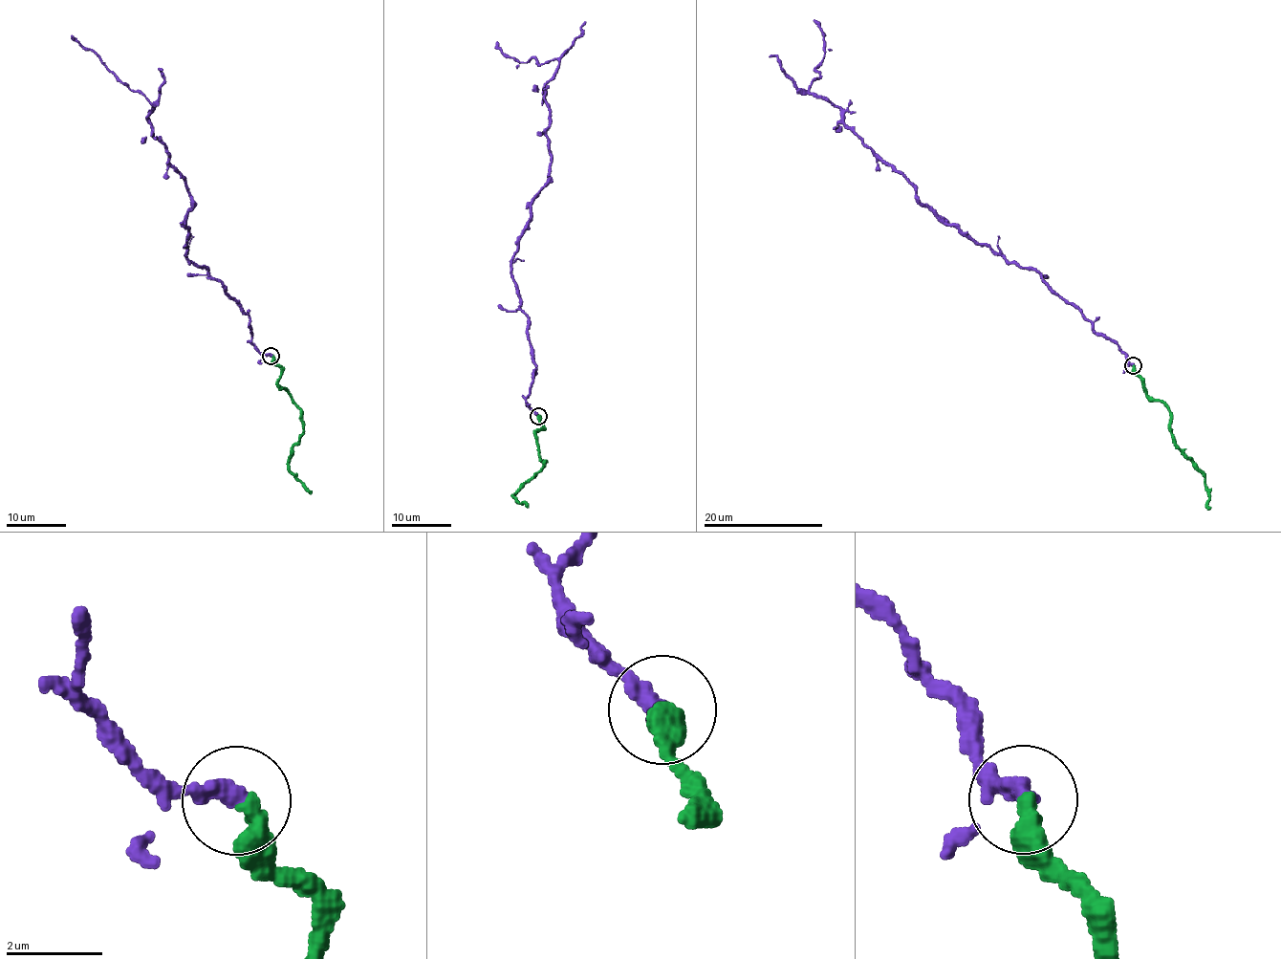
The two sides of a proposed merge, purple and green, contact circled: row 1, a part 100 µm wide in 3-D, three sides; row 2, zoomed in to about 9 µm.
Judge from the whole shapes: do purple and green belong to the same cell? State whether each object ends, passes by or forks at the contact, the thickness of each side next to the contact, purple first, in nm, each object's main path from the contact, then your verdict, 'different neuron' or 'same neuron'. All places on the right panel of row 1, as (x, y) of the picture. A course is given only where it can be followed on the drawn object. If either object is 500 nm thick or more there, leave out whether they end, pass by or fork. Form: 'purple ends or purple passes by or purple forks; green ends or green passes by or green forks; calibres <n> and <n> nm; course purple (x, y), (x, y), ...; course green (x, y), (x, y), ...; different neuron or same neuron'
purple ends; green ends; calibres 400 and 400 nm; course purple (1133, 365), (1034, 270), (1008, 262), (945, 225), (844, 122), (839, 109), (810, 93), (826, 44), (814, 20); course green (1133, 367), (1148, 396), (1166, 406), (1171, 418), (1172, 442), (1205, 477), (1209, 497), (1208, 510); same neuron

